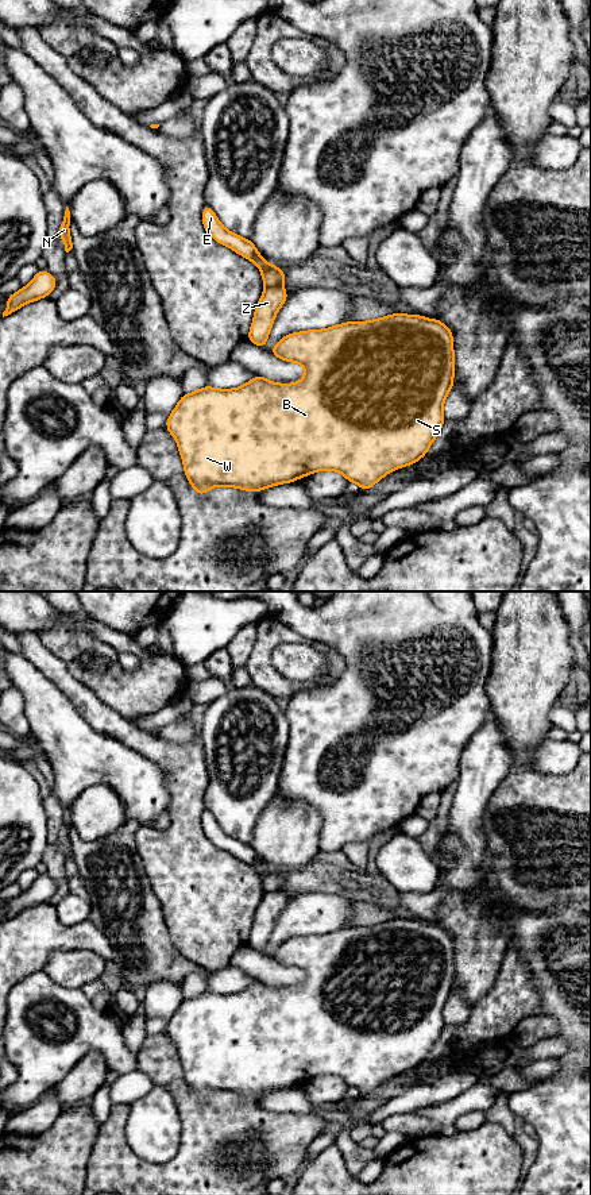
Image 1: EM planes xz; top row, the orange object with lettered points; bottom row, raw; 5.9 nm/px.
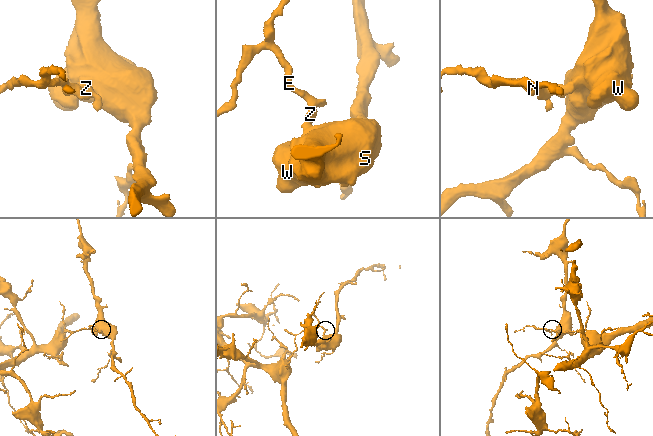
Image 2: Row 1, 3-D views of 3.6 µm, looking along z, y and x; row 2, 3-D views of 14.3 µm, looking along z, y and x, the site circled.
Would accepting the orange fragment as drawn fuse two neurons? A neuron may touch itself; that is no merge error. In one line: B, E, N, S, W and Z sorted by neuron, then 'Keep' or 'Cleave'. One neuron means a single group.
Groups: B S W Z / E N. Cleave

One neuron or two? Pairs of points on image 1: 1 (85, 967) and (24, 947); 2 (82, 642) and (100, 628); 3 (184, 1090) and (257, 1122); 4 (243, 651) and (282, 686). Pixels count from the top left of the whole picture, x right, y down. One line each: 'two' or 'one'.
1: two
2: two
3: one
4: two

